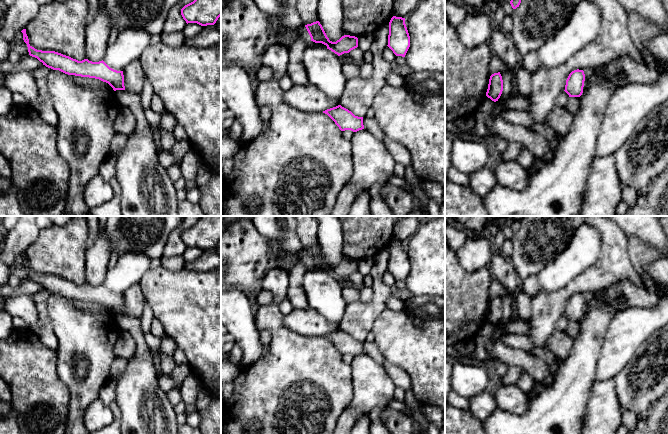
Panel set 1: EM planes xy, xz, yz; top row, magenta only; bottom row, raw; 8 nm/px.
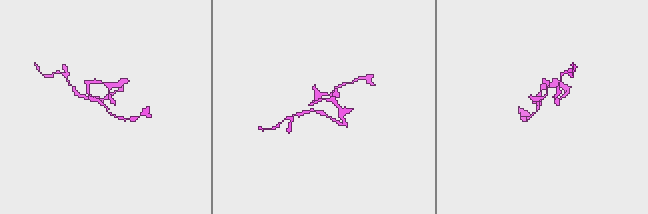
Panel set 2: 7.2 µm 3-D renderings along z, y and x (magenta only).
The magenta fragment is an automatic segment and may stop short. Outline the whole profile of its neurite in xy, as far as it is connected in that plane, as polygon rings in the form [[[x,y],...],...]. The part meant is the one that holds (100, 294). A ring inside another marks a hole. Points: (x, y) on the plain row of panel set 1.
[[[26,253],[21,255],[27,268],[29,279],[37,282],[48,292],[59,294],[68,299],[99,303],[108,307],[114,315],[125,314],[123,295],[110,292],[103,284],[92,286],[88,283],[78,285],[55,275],[37,274],[29,268]]]

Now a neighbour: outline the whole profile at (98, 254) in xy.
[[[102,231],[97,235],[94,243],[86,248],[86,283],[99,286],[108,272],[110,259],[110,242]]]

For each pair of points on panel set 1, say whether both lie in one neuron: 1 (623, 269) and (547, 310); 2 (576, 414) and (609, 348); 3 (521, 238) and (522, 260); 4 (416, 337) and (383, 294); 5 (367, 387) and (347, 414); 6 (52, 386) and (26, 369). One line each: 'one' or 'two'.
1: one
2: two
3: one
4: two
5: one
6: one

